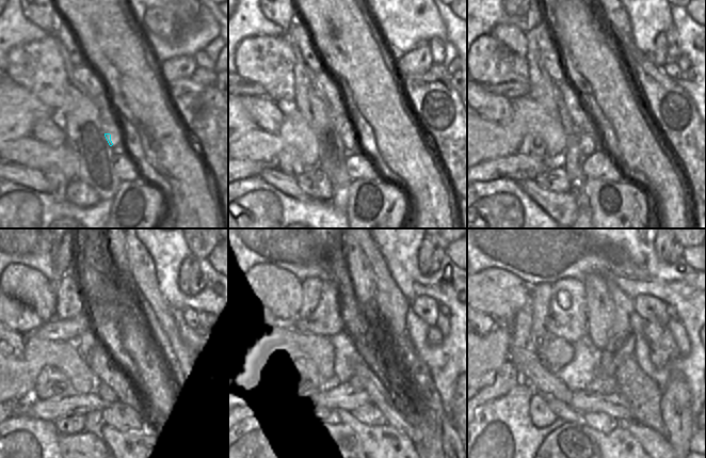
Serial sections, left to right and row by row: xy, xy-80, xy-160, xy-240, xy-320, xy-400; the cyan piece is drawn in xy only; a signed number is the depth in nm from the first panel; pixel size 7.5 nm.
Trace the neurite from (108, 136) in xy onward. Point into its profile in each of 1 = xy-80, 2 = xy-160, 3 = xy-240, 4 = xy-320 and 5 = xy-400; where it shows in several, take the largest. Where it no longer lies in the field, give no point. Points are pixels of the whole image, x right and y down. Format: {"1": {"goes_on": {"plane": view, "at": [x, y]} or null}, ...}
{"1": {"goes_on": {"plane": "xy-80", "at": [346, 139]}}, "2": {"goes_on": {"plane": "xy-160", "at": [587, 147]}}, "3": {"goes_on": {"plane": "xy-240", "at": [50, 409]}}, "4": {"goes_on": {"plane": "xy-320", "at": [343, 397]}}, "5": {"goes_on": {"plane": "xy-400", "at": [613, 405]}}}

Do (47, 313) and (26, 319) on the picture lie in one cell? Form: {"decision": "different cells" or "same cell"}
{"decision": "different cells"}

